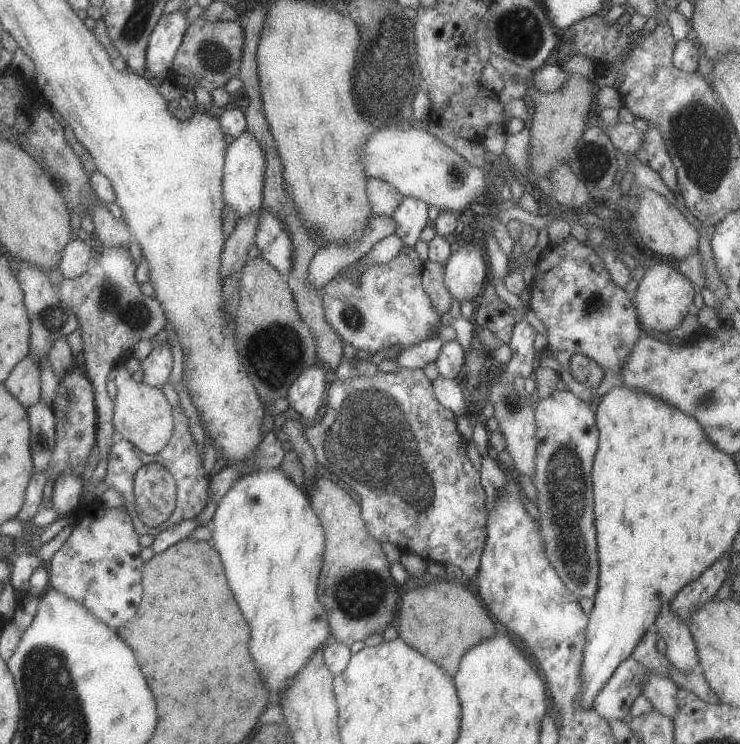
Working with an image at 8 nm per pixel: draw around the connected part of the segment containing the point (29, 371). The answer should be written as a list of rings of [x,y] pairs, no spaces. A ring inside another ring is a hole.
[[[26,355],[3,382],[8,392],[26,409],[41,402],[41,371],[39,364]]]

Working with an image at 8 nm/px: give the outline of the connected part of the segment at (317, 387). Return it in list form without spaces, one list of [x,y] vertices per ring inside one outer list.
[[[310,367],[302,371],[289,388],[286,396],[289,407],[293,408],[304,420],[313,424],[318,410],[324,402],[324,391],[328,389],[326,373],[322,368]]]

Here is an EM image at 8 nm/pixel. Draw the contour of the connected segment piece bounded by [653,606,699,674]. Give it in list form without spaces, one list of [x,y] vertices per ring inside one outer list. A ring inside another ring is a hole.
[[[665,606],[653,629],[665,640],[666,656],[674,667],[686,674],[699,670],[697,646],[688,624]]]

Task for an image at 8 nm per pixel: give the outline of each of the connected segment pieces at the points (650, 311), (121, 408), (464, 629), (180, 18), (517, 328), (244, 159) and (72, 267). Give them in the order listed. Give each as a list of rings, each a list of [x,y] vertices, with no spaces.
[[[657,257],[657,264],[651,268],[645,268],[645,275],[639,282],[633,303],[639,318],[639,323],[644,333],[666,333],[674,330],[682,322],[686,315],[693,311],[693,298],[695,285],[688,280],[681,271],[674,270],[673,262]]]
[[[124,363],[116,367],[114,378],[117,386],[117,397],[114,401],[113,424],[119,438],[129,440],[143,453],[155,455],[162,450],[173,435],[173,407],[168,403],[164,392],[160,387],[151,387],[144,383],[138,383],[130,372],[126,370]]]
[[[437,579],[434,583],[428,584],[423,588],[415,588],[412,591],[402,590],[402,597],[398,604],[398,612],[396,614],[395,626],[399,637],[411,646],[427,656],[432,662],[435,662],[442,670],[445,670],[452,678],[458,672],[461,658],[470,650],[472,646],[476,646],[478,642],[491,639],[496,634],[496,624],[490,618],[492,614],[489,612],[481,597],[476,597],[466,587],[465,581],[457,581],[453,579]]]
[[[174,11],[168,16],[160,17],[147,44],[144,70],[146,76],[166,80],[184,33],[189,27],[185,14]]]
[[[525,319],[514,325],[510,342],[507,344],[512,356],[508,363],[503,366],[506,379],[513,382],[516,376],[523,376],[526,379],[532,375],[540,359],[540,355],[534,348],[536,335],[534,327]]]
[[[248,129],[227,145],[223,168],[223,201],[234,209],[239,218],[261,210],[266,165],[264,151]]]
[[[81,239],[71,240],[62,251],[59,270],[66,279],[77,279],[92,264],[92,247]]]

